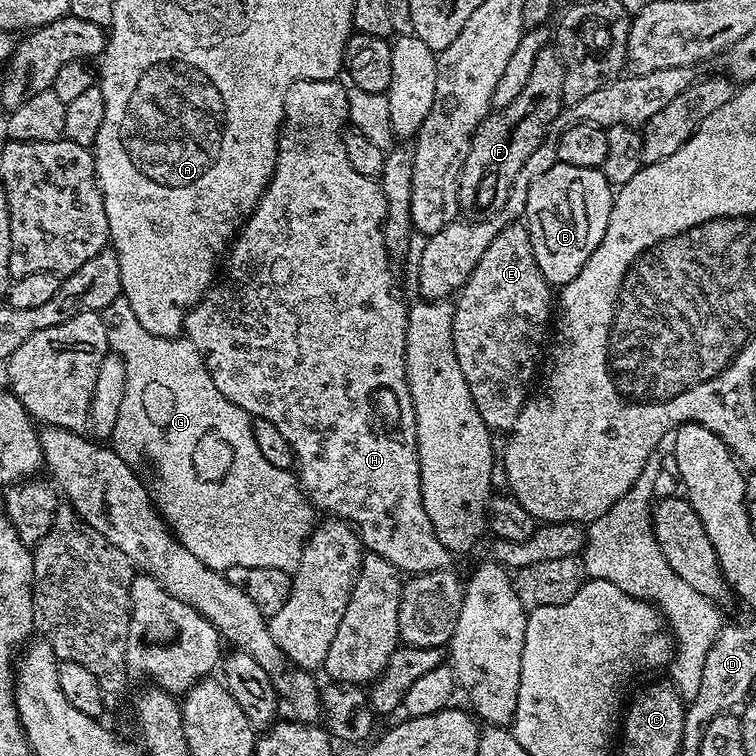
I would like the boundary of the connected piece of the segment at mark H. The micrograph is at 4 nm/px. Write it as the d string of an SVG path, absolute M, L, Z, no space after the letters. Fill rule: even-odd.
M339 79L294 80L286 90L284 123L280 141L276 143L276 169L272 172L272 180L264 189L252 215L245 219L227 253L228 269L225 270L224 277L222 272L219 279L184 317L183 335L190 342L194 342L194 350L202 354L202 362L210 378L214 378L214 386L218 386L220 393L249 416L271 422L282 434L282 438L290 442L298 483L317 513L324 512L320 514L348 521L356 529L361 544L371 555L386 558L386 562L390 562L401 573L442 572L453 567L454 556L446 546L442 546L442 542L438 542L438 536L434 534L434 526L430 522L430 514L426 514L422 502L420 459L416 453L416 415L408 393L408 381L404 379L404 338L408 304L400 297L400 288L396 285L395 274L392 273L393 257L385 244L387 198L381 185L373 177L358 174L358 170L354 170L354 162L350 162L350 154L344 141L348 124L348 88L340 83ZM383 388L396 395L396 408L400 411L400 429L389 436L379 436L372 425L372 395Z

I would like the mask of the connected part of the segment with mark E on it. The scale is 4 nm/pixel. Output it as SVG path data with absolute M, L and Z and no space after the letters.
M520 222L506 226L502 234L498 234L498 238L490 242L486 254L482 254L478 266L474 266L470 278L455 297L452 319L452 337L454 354L458 358L458 370L462 370L466 386L470 386L470 398L474 398L478 414L482 414L482 422L486 422L486 426L493 433L504 434L511 430L520 413L520 407L529 399L528 387L532 384L532 375L536 372L536 363L540 360L544 339L547 336L549 339L550 321L553 316L554 292L542 270L538 270L527 227Z

